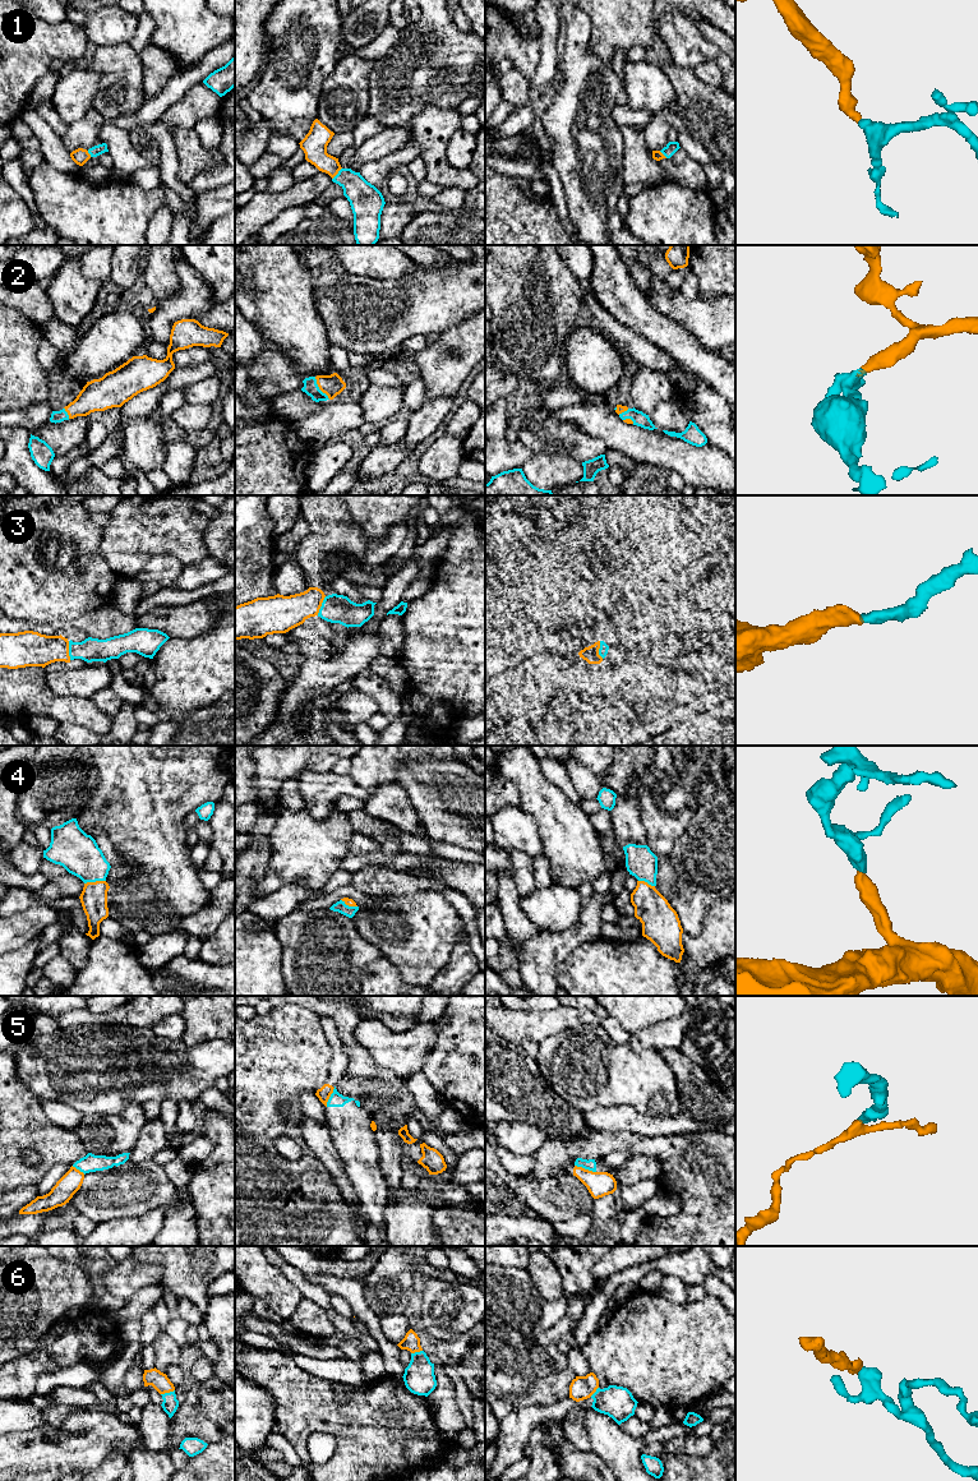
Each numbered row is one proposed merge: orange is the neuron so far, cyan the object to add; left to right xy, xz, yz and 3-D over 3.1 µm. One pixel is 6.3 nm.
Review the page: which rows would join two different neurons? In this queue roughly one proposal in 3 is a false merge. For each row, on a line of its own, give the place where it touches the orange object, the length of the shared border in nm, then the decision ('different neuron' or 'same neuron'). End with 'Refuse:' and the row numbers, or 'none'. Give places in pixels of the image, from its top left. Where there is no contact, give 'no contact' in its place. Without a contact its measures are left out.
1: meets orange in xz at (337, 172); contact 100 nm long; same neuron
2: meets orange in xz at (319, 388); contact 170 nm long; same neuron
3: meets orange in xy at (68, 650); contact 120 nm long; same neuron
4: meets orange in xy at (95, 882); contact 140 nm long; same neuron
5: meets orange in yz at (584, 1168); contact 140 nm long; different neuron
6: meets orange in xy at (167, 1392); contact 90 nm long; same neuron
Refuse: 5

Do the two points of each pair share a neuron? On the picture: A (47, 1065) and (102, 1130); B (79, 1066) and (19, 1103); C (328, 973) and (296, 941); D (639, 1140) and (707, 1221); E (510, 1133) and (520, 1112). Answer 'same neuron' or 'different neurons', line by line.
A: different neurons
B: different neurons
C: same neuron
D: same neuron
E: different neurons

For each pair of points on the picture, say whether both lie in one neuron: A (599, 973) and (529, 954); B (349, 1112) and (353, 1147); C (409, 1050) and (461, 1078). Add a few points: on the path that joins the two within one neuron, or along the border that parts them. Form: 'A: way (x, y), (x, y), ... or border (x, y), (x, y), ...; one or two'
A: border (584, 942), (579, 944), (556, 967), (556, 982); two
B: way (349, 1121), (353, 1138); one
C: border (439, 1030), (421, 1070); two

